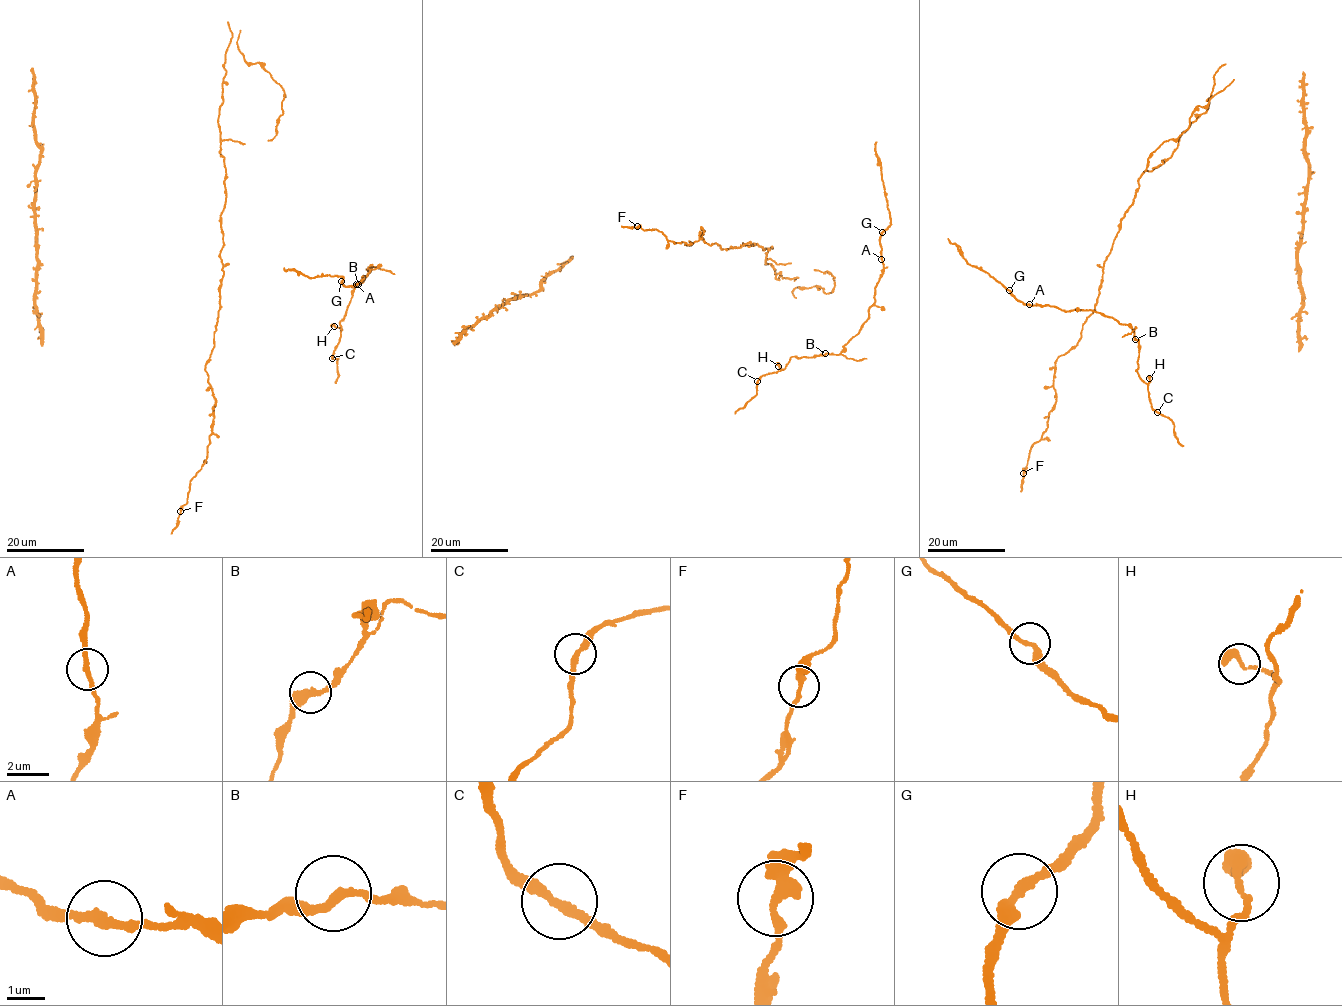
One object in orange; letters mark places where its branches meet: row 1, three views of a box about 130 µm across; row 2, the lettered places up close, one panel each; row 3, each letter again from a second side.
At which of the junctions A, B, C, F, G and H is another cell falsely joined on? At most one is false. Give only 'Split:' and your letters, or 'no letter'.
Split: no letter

